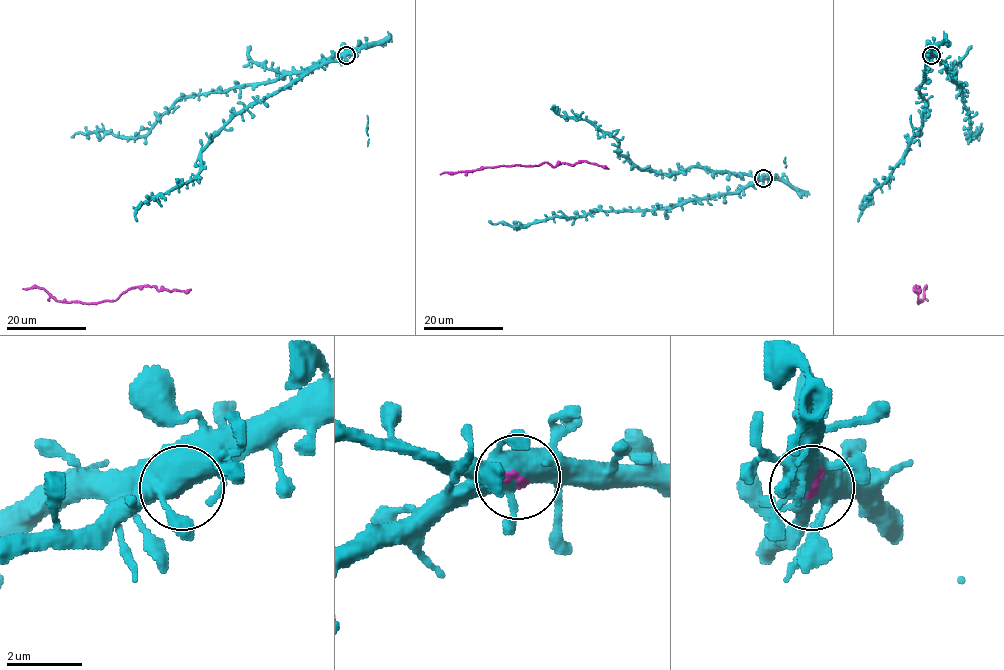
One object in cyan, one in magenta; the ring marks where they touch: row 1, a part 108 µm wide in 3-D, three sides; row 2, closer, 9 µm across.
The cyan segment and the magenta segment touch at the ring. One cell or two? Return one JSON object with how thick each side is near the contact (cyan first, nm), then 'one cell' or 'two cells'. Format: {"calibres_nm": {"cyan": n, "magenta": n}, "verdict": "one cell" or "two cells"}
{"calibres_nm": {"cyan": 480, "magenta": 120}, "verdict": "one cell"}

